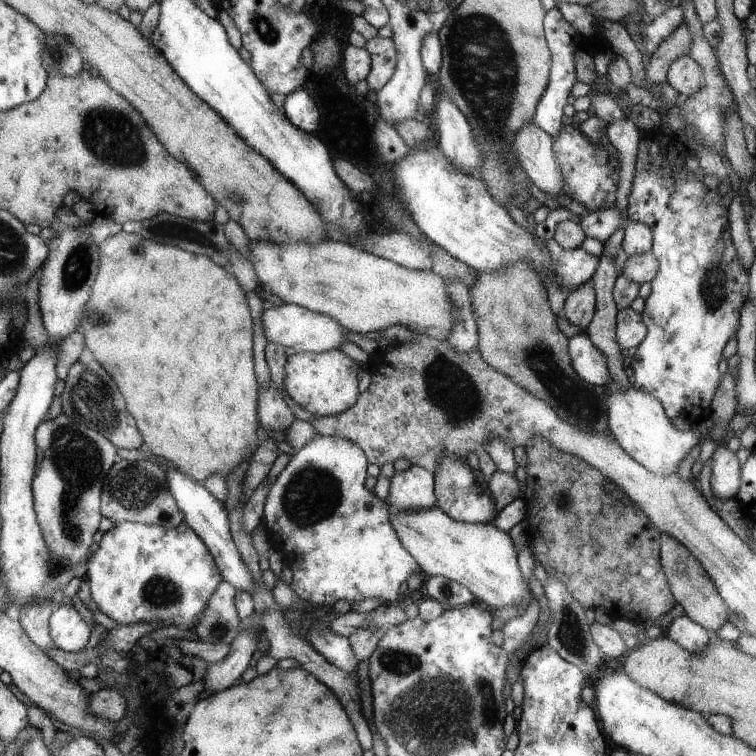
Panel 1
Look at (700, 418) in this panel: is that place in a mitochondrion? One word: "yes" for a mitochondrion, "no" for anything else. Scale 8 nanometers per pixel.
no

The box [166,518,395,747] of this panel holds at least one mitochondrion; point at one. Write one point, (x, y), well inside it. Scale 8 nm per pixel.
(217, 629)

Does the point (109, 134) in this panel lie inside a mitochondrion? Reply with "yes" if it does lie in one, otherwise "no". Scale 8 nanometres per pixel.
yes

